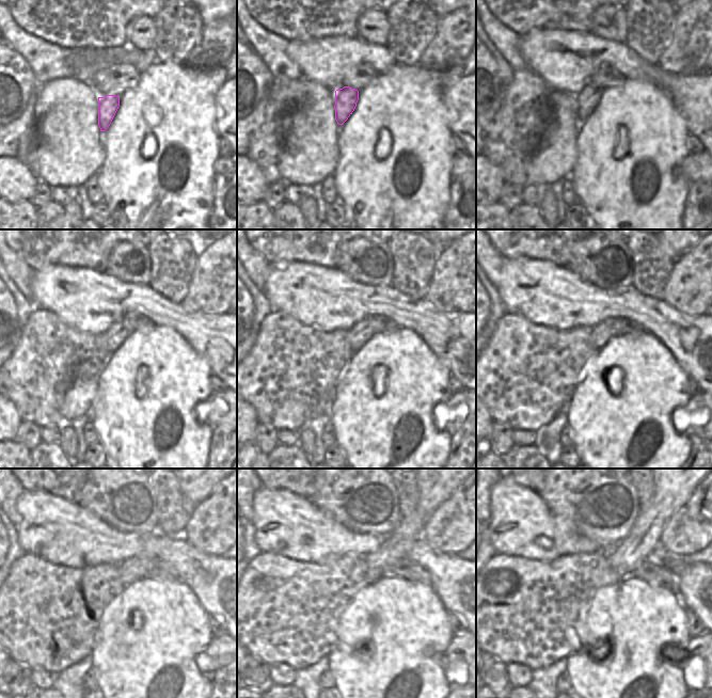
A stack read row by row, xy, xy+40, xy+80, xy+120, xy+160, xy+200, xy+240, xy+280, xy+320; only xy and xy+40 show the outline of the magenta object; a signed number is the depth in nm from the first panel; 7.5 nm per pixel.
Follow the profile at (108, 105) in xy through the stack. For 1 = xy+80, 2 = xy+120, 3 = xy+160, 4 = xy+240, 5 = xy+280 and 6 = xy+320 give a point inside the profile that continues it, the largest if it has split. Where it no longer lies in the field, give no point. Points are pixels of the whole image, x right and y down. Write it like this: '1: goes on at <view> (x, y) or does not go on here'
1: goes on at xy+80 (587, 99)
2: goes on at xy+120 (117, 332)
3: goes on at xy+160 (362, 331)
4: goes on at xy+240 (132, 569)
5: goes on at xy+280 (433, 490)
6: goes on at xy+320 (671, 490)

